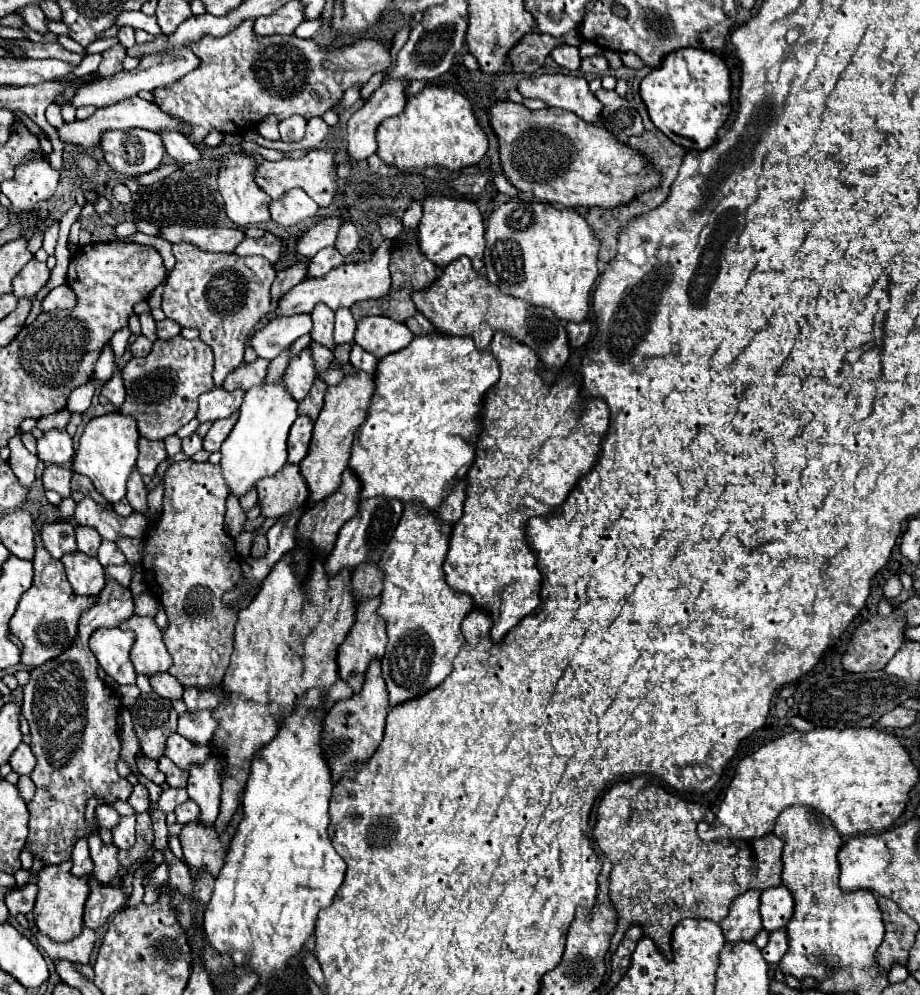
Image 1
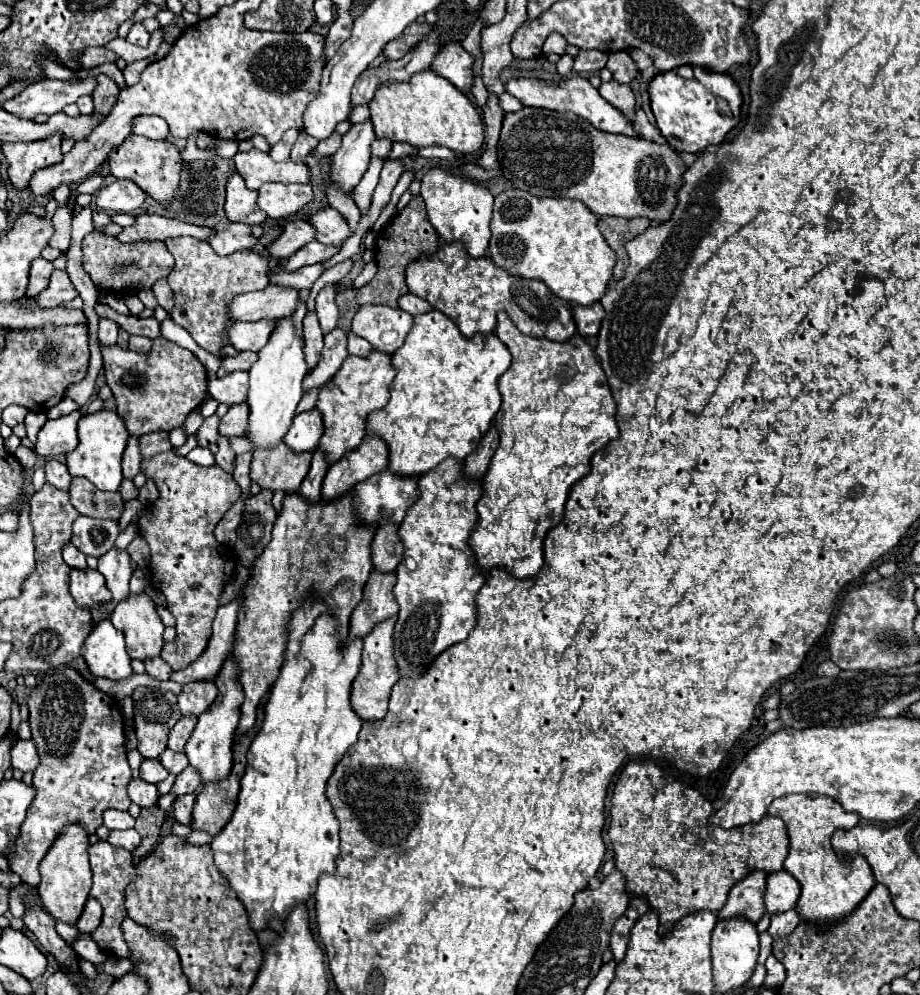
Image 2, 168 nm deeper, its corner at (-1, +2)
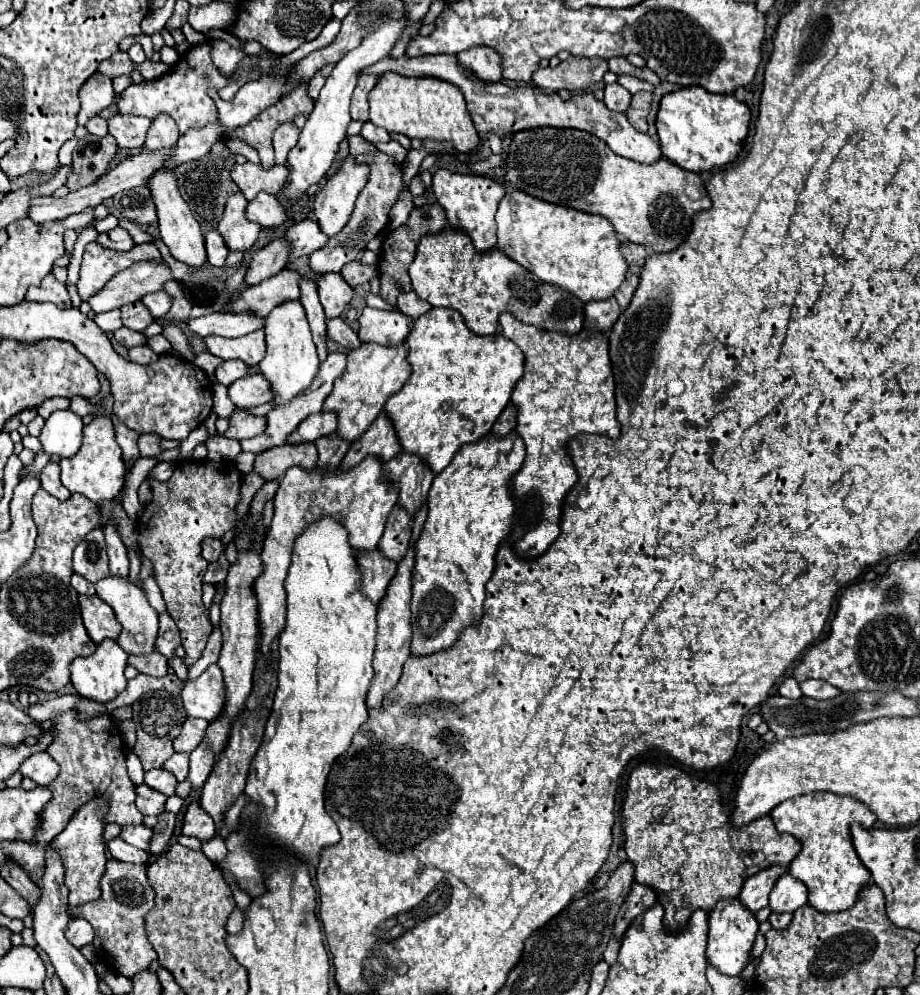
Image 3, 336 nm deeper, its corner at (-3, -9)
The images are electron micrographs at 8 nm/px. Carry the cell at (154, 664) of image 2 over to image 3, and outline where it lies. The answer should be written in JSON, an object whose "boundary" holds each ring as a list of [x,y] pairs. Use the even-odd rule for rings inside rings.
{"boundary":[[[152,651],[150,655],[128,655],[128,663],[136,667],[140,673],[152,675],[152,677],[164,677],[168,673],[166,657],[158,651]]]}

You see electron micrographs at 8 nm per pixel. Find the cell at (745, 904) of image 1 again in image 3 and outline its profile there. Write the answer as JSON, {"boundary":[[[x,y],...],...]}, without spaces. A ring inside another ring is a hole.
{"boundary":[[[770,865],[770,867],[766,867],[766,869],[762,869],[762,871],[758,871],[756,875],[752,875],[746,883],[744,883],[744,887],[742,887],[742,891],[740,891],[740,901],[752,911],[752,913],[756,913],[758,909],[762,909],[762,907],[768,907],[768,895],[770,895],[770,891],[772,891],[772,887],[774,887],[774,883],[776,883],[776,879],[780,877],[780,875],[784,875],[788,869],[784,869],[782,865]]]}

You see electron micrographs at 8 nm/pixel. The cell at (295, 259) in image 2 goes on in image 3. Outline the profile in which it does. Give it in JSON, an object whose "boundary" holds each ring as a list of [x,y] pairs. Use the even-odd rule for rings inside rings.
{"boundary":[[[374,151],[372,155],[364,153],[356,157],[356,163],[364,163],[370,167],[370,177],[366,187],[360,191],[358,199],[356,199],[356,207],[354,213],[348,221],[348,225],[342,229],[342,233],[338,233],[336,237],[332,237],[326,247],[314,251],[310,255],[310,267],[318,273],[338,273],[346,263],[354,261],[358,257],[360,251],[366,249],[368,241],[372,241],[386,225],[388,225],[388,217],[390,217],[390,209],[396,205],[400,193],[406,189],[406,183],[402,179],[404,175],[404,167],[400,163],[394,161],[394,157],[382,153],[382,151]]]}

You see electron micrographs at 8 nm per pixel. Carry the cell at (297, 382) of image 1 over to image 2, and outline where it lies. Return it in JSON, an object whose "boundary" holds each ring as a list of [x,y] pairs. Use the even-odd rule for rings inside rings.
{"boundary":[[[308,312],[304,318],[304,358],[306,358],[308,372],[312,372],[312,368],[316,368],[316,364],[320,360],[322,338],[324,336],[322,336],[316,312]]]}

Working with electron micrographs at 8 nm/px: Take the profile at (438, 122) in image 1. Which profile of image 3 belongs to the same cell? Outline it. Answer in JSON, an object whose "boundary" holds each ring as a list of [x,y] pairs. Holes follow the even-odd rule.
{"boundary":[[[382,73],[376,87],[370,91],[370,121],[384,127],[388,133],[394,131],[406,137],[452,141],[460,153],[472,151],[480,141],[462,91],[436,77],[402,77],[398,73]]]}

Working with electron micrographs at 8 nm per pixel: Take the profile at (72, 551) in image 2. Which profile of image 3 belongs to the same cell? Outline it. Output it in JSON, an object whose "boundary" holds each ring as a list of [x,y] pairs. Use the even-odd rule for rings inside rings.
{"boundary":[[[72,575],[72,587],[80,593],[80,595],[86,595],[86,597],[90,597],[90,595],[94,595],[94,585],[92,583],[88,583],[86,579],[82,579],[80,575]]]}

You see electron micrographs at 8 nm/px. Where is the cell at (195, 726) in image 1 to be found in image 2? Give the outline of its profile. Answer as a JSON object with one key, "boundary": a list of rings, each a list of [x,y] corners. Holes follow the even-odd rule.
{"boundary":[[[192,682],[182,688],[178,708],[184,716],[202,716],[216,700],[218,688],[214,682]]]}

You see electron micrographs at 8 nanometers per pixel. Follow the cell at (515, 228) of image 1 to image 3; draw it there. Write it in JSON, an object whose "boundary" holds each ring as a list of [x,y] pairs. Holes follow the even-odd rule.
{"boundary":[[[522,191],[506,193],[498,205],[498,249],[538,275],[542,281],[558,285],[584,303],[608,299],[620,287],[626,275],[626,261],[620,251],[620,239],[612,223],[600,215],[546,203]]]}

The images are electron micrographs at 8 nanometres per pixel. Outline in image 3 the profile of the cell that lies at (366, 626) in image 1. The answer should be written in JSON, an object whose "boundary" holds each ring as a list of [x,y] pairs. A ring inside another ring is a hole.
{"boundary":[[[374,549],[360,551],[358,565],[362,573],[362,589],[372,599],[372,603],[378,605],[380,599],[386,595],[386,587],[396,573],[396,563],[392,559],[386,559],[380,549]]]}

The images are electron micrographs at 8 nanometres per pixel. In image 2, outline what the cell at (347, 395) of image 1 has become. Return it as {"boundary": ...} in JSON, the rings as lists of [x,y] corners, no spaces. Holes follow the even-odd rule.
{"boundary":[[[372,350],[368,358],[348,356],[342,362],[342,368],[334,374],[332,382],[320,390],[316,408],[324,418],[324,434],[318,442],[318,448],[320,452],[324,452],[324,456],[328,456],[328,466],[332,466],[332,462],[340,460],[346,452],[352,452],[362,444],[366,436],[366,418],[370,412],[380,410],[388,402],[388,386],[394,376],[396,372],[390,364],[390,356]]]}

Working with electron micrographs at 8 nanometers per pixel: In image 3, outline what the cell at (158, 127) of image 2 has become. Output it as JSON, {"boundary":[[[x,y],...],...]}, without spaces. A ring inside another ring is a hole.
{"boundary":[[[114,115],[108,119],[108,133],[122,149],[140,149],[146,139],[150,119],[136,115]]]}

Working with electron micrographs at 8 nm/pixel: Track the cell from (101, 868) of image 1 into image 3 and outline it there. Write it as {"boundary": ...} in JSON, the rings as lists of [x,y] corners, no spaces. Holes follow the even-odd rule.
{"boundary":[[[116,859],[106,863],[106,873],[102,877],[102,895],[94,903],[73,908],[70,917],[86,919],[94,929],[96,957],[104,961],[112,971],[132,979],[138,971],[148,969],[156,959],[156,951],[146,939],[146,913],[154,907],[154,889],[148,883],[146,865],[128,865]]]}

